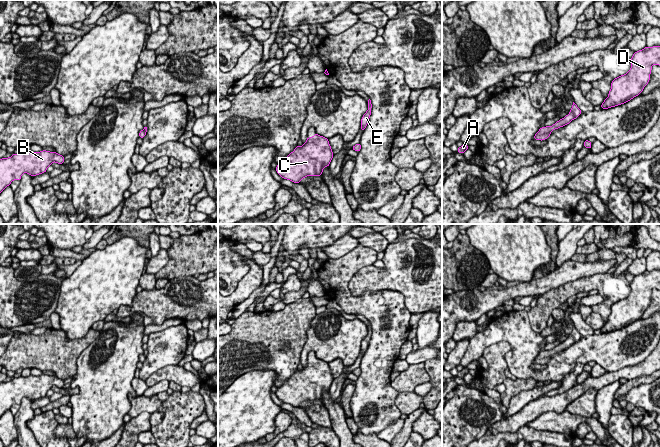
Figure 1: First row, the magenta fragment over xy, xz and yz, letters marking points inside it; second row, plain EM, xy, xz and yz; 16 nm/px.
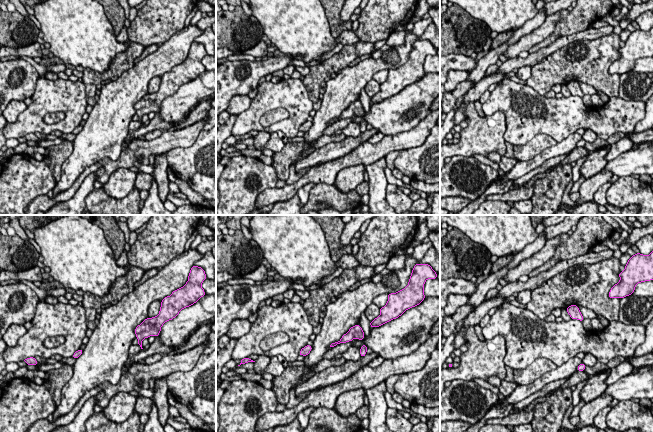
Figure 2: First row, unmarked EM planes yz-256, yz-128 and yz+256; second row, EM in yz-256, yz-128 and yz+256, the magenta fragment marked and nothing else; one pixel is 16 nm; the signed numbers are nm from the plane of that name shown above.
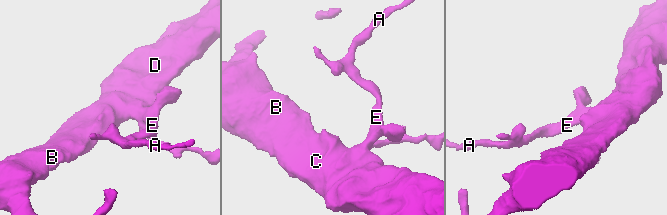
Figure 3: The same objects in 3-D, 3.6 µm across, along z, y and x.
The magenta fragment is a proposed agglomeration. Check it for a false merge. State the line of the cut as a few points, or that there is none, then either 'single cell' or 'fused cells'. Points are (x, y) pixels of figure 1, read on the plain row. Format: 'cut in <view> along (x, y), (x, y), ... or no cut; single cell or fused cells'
no cut; single cell

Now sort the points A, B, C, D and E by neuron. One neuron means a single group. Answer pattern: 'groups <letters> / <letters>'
groups A B C D E

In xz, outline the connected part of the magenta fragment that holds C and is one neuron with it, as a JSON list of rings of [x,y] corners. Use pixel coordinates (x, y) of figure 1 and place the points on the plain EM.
[[[314,357],[313,361],[307,361],[303,369],[296,370],[294,375],[277,388],[276,396],[283,402],[294,407],[300,405],[306,400],[321,400],[324,391],[328,391],[334,380],[328,362]]]

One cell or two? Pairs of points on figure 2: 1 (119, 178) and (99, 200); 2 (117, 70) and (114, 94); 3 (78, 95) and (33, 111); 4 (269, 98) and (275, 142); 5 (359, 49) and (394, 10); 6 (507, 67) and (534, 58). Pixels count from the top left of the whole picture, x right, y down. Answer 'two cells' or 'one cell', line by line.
1: two cells
2: two cells
3: one cell
4: two cells
5: two cells
6: one cell

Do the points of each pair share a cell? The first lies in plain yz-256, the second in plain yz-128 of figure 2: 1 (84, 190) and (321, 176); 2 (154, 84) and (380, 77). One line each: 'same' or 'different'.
1: different
2: different

